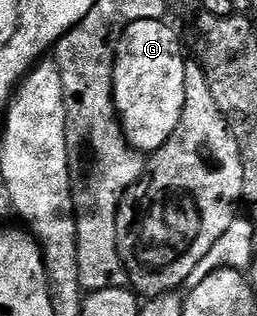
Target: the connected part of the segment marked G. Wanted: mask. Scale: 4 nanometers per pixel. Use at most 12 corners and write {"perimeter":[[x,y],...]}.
{"perimeter":[[163,20],[115,53],[115,108],[138,152],[181,122],[185,66]]}

